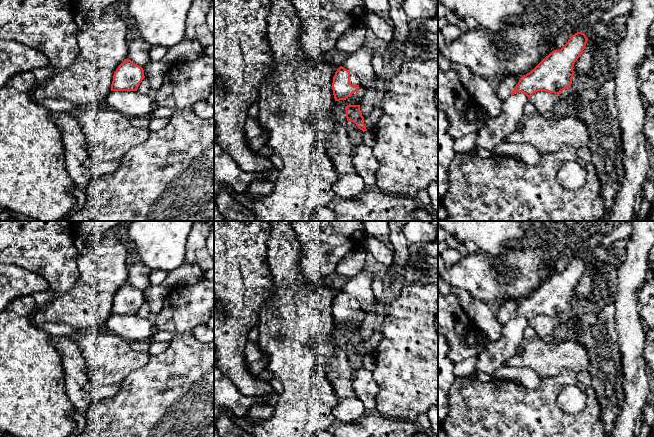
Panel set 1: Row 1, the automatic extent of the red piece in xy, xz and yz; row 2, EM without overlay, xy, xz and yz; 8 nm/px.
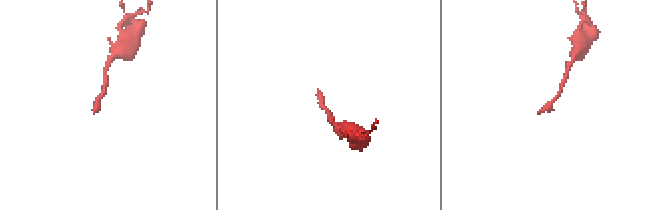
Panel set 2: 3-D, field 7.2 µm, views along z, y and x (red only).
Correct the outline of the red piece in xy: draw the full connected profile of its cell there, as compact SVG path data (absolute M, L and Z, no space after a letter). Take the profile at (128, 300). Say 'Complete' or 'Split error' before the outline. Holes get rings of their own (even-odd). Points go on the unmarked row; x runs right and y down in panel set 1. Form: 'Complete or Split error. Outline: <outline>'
Complete. Outline: M127 282L114 296L111 315L137 315L144 302L143 292Z

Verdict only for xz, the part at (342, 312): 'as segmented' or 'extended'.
extended

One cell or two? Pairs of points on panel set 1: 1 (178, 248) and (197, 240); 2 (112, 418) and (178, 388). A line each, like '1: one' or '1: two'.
1: two
2: one

